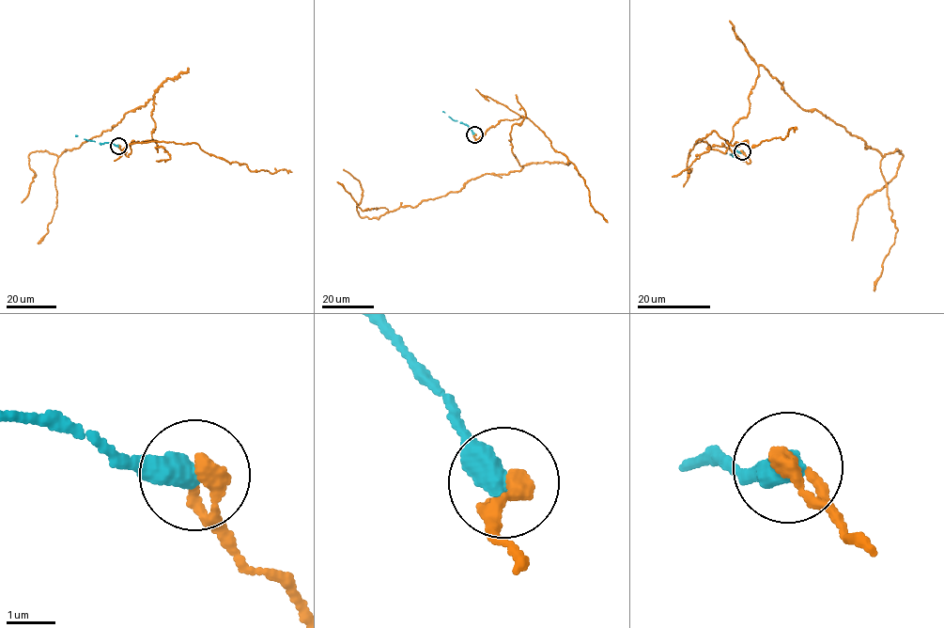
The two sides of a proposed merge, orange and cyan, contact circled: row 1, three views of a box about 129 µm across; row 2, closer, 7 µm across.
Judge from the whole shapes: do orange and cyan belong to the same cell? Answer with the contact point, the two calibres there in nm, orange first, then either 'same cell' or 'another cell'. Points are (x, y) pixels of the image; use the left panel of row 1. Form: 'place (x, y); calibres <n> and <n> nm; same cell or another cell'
place (118, 146); calibres 360 and 550 nm; same cell

